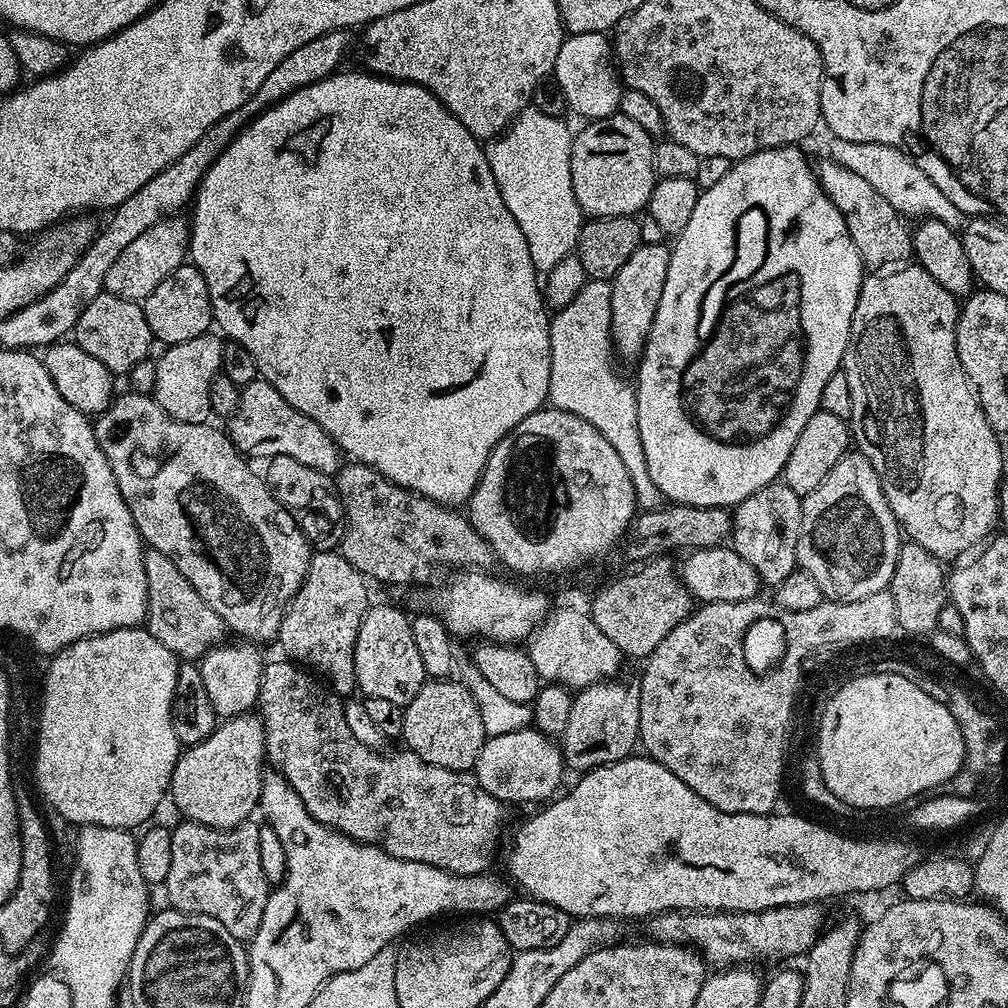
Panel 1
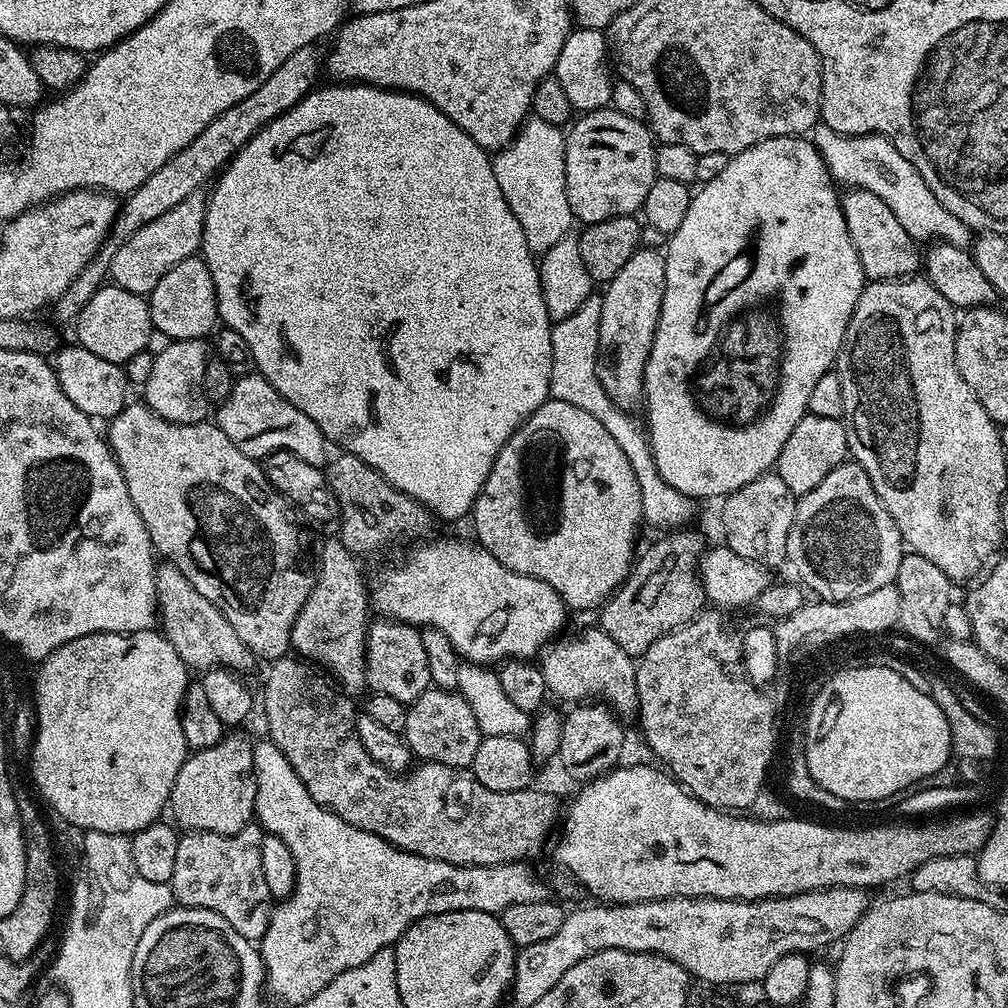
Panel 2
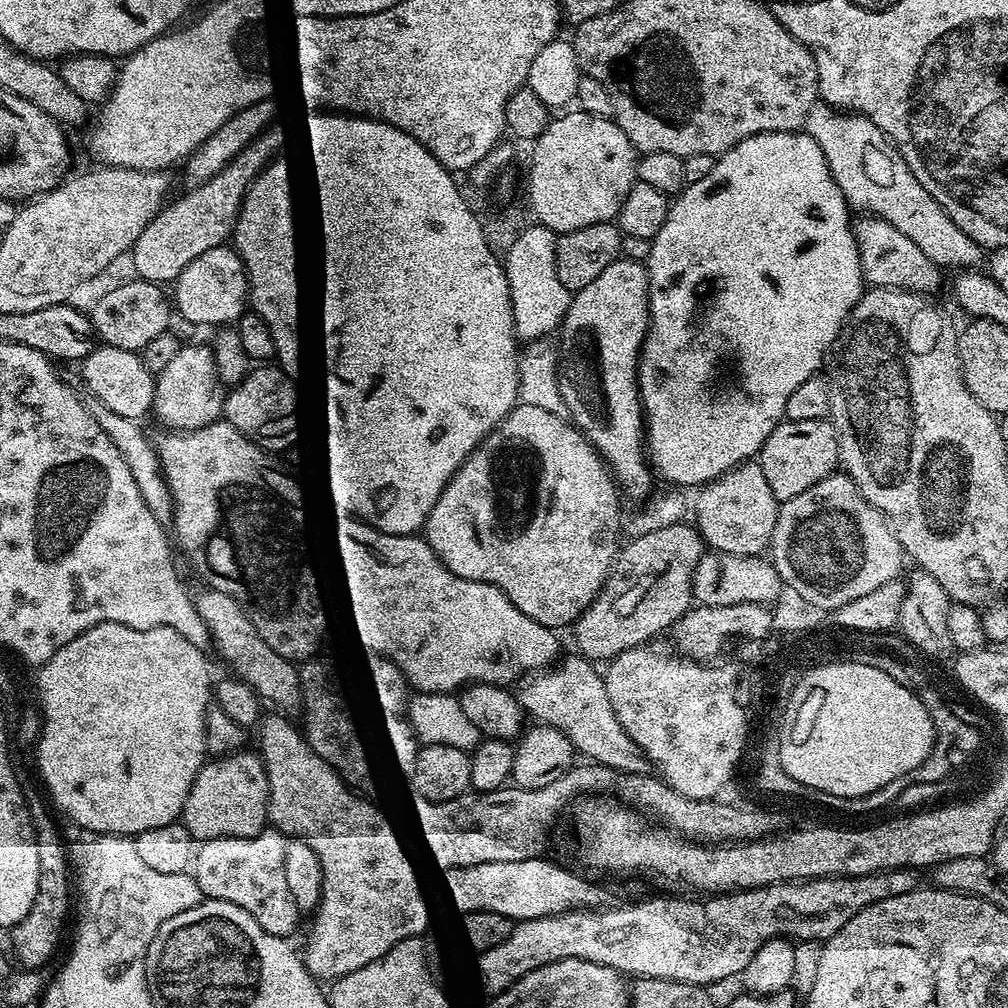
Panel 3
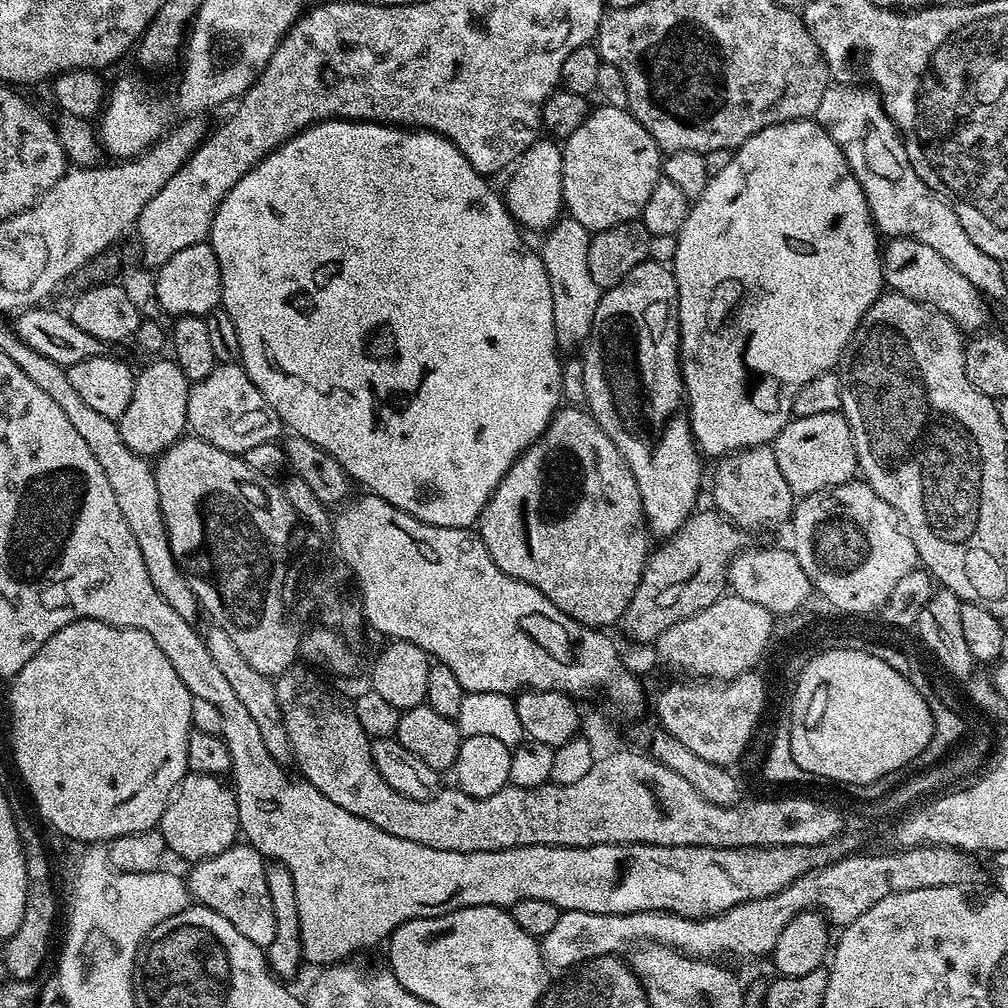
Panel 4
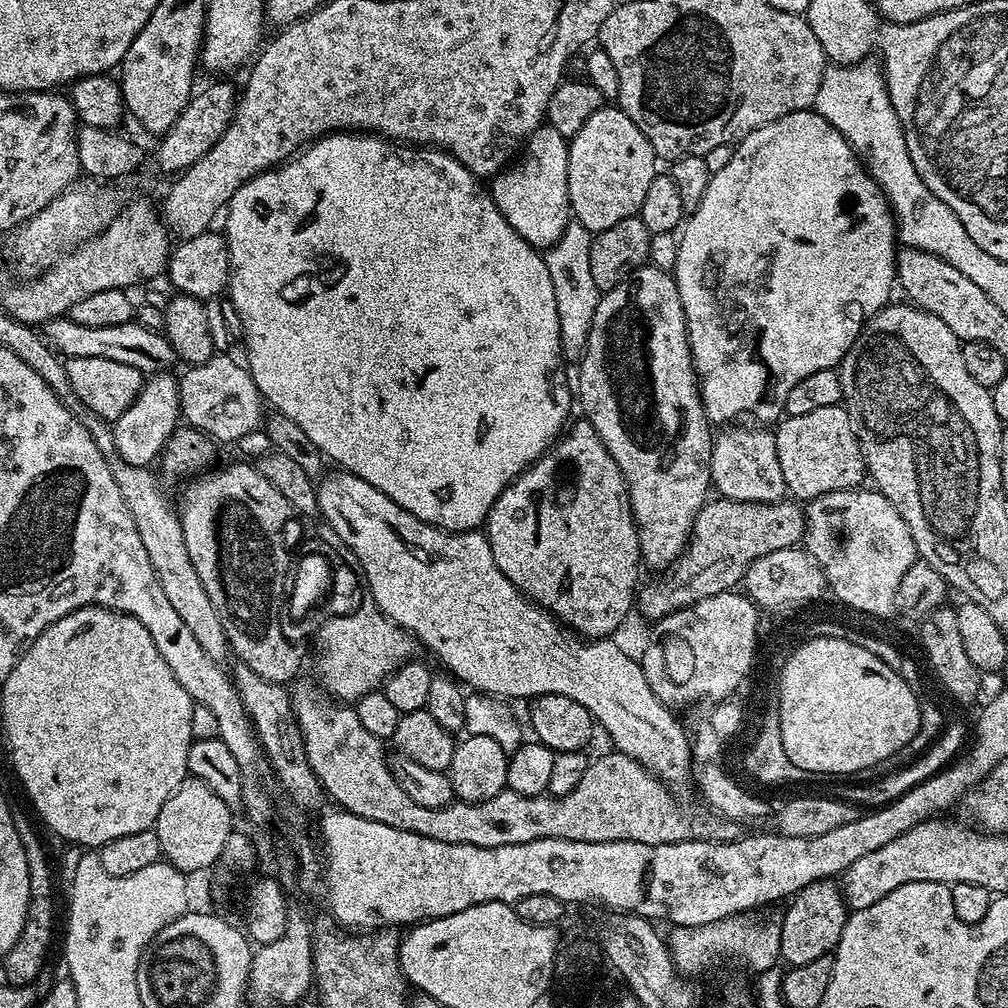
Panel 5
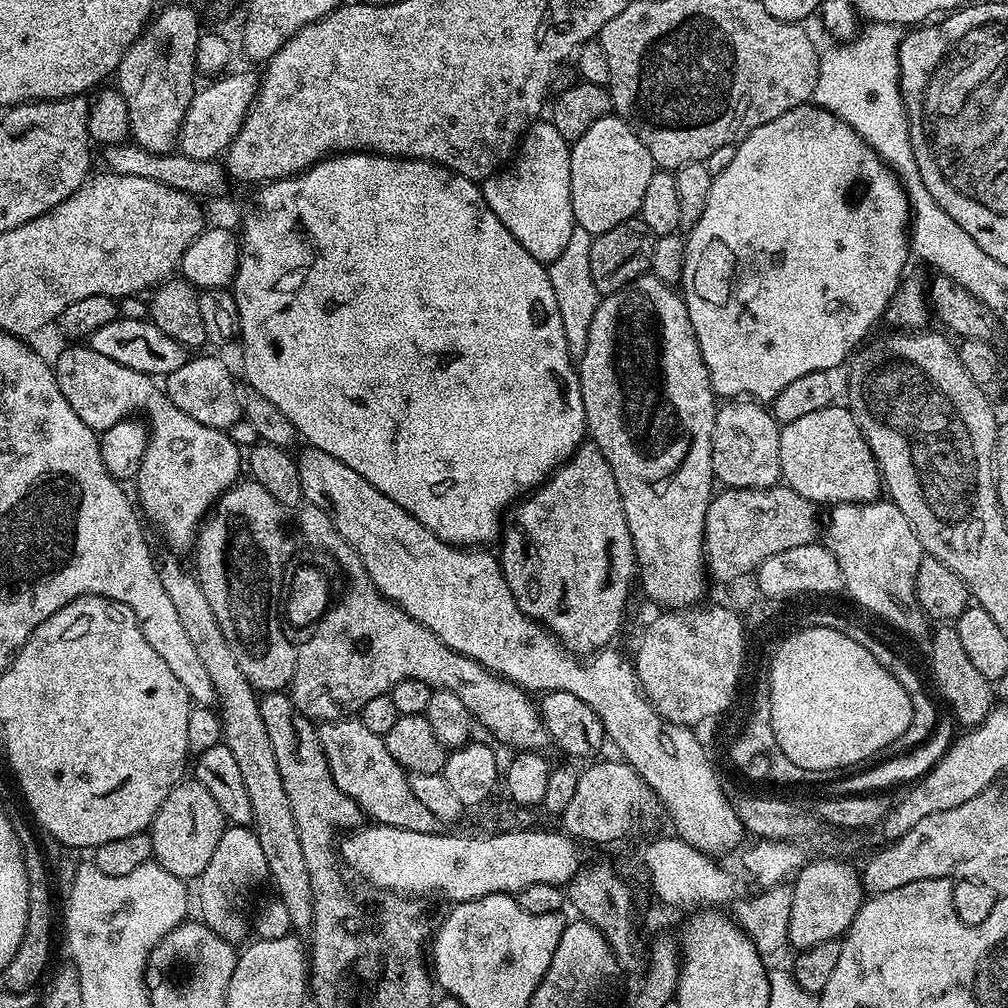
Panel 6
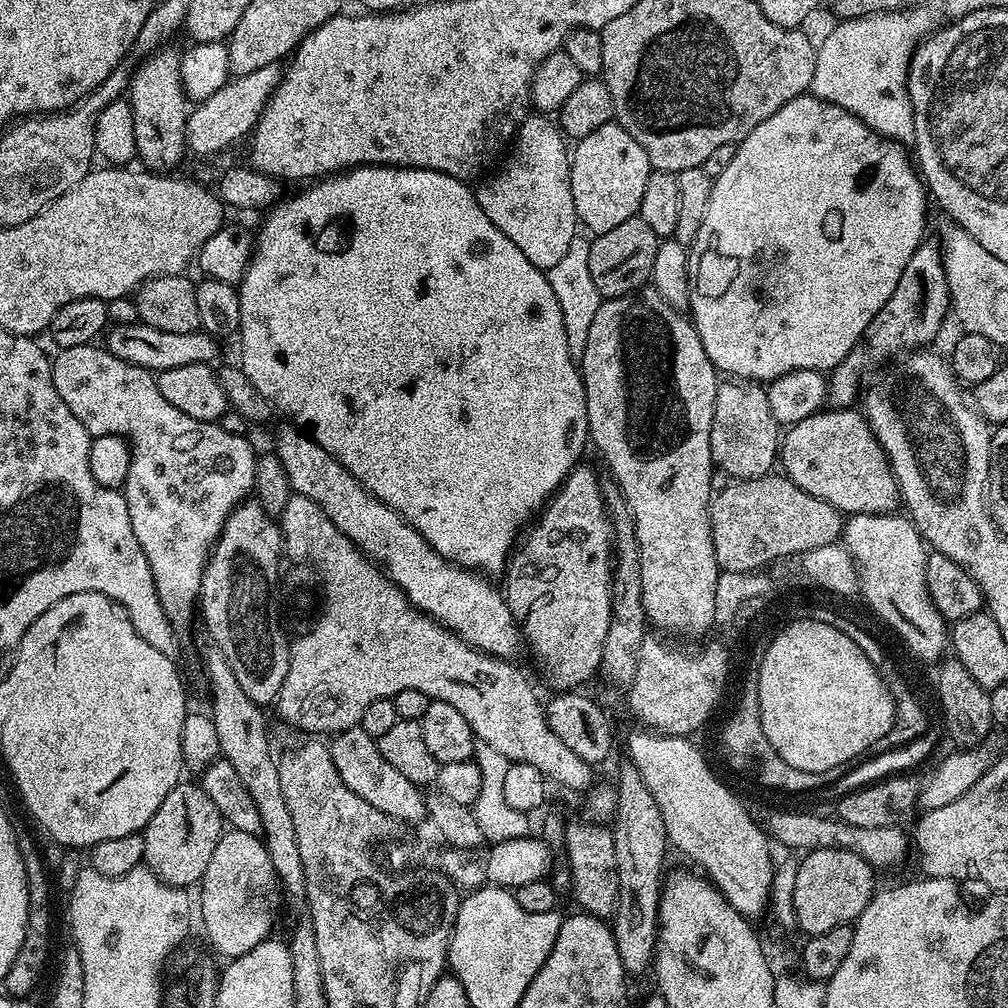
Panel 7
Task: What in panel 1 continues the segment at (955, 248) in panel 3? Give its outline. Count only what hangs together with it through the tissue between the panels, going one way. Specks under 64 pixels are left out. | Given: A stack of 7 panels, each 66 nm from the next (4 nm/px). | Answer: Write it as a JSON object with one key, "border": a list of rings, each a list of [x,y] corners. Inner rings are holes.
{"border":[[[837,139],[831,143],[831,159],[846,170],[858,174],[865,182],[870,182],[870,186],[874,186],[874,190],[878,190],[878,194],[882,194],[882,198],[886,198],[886,202],[890,202],[890,206],[894,206],[901,217],[937,220],[951,228],[963,229],[966,223],[964,212],[958,210],[958,206],[954,206],[954,202],[950,202],[950,198],[946,198],[946,194],[942,194],[942,190],[938,190],[930,178],[926,178],[926,174],[907,151],[891,148],[889,144],[859,144]]]}

